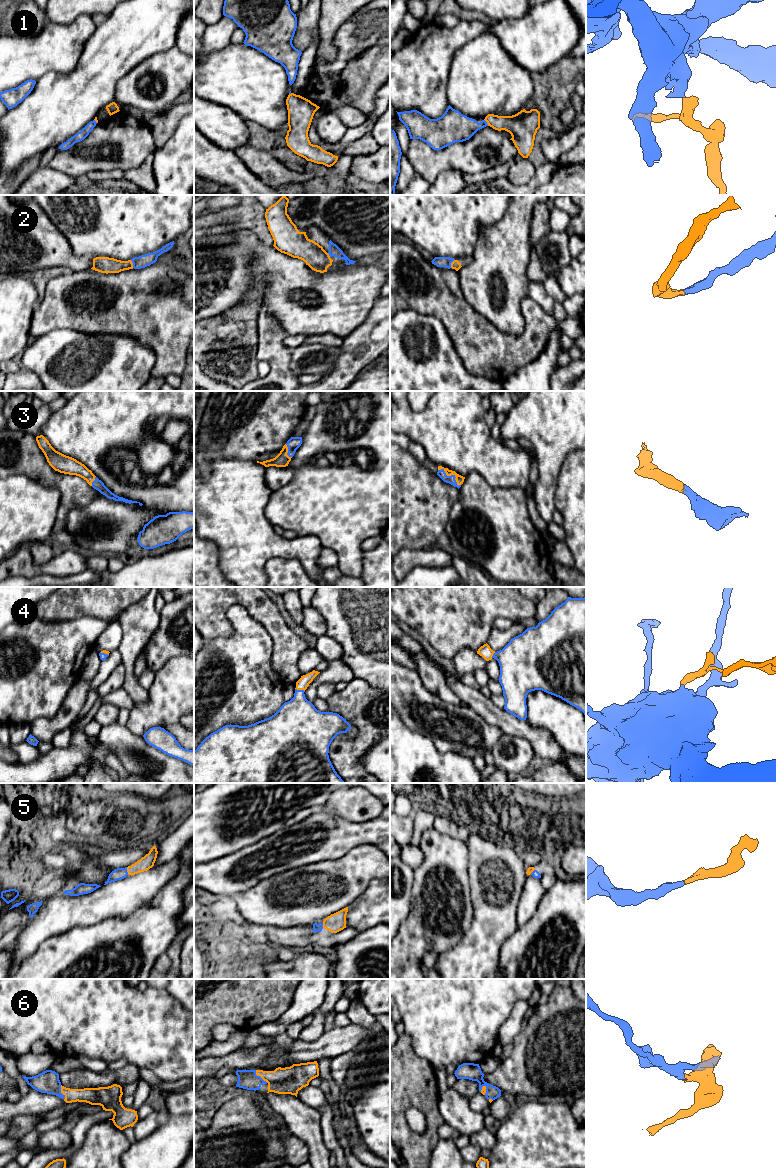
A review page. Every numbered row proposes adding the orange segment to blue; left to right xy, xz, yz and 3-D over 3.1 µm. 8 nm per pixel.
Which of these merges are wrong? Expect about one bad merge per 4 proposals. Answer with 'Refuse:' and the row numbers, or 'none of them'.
Refuse: 1

